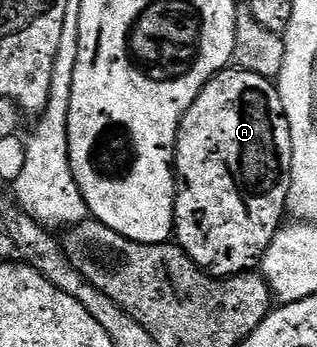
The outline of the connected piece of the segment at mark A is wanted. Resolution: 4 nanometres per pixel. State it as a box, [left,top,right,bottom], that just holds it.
[173,67,292,279]

